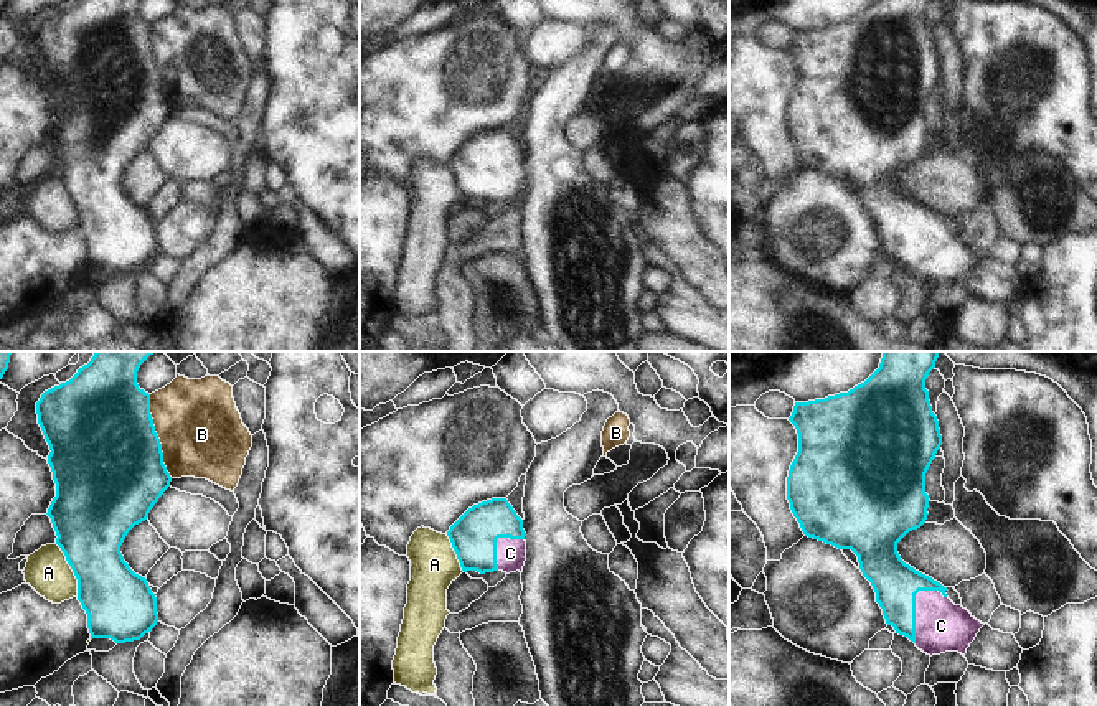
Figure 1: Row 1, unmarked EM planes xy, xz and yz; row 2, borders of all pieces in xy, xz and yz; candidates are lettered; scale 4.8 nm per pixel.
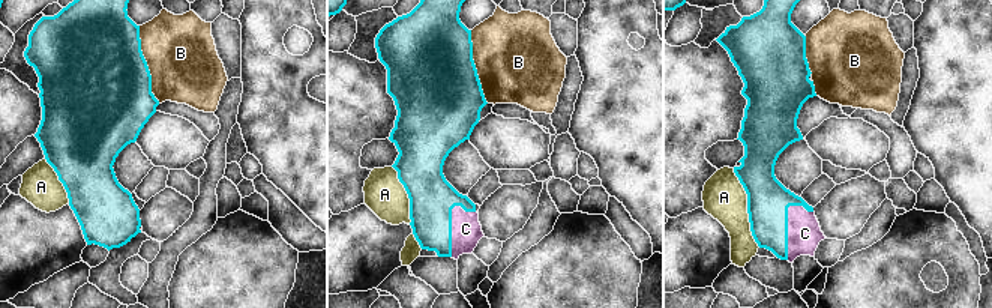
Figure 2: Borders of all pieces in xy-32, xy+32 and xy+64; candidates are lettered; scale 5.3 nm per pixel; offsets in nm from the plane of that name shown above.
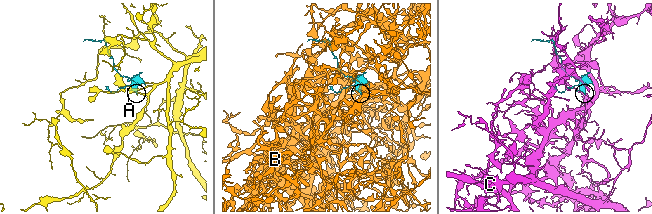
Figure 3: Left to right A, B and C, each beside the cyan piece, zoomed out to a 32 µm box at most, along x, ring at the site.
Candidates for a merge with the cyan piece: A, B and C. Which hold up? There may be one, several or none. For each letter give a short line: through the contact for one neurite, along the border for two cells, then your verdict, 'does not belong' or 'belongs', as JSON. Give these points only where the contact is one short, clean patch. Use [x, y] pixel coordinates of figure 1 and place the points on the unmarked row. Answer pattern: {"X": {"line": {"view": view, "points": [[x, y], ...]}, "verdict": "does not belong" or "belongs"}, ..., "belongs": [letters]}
{"A": {"verdict": "does not belong"}, "B": {"verdict": "does not belong"}, "C": {"line": {"view": "yz", "points": [[894, 213], [914, 238], [936, 256], [941, 256]]}, "verdict": "belongs"}, "belongs": ["C"]}

